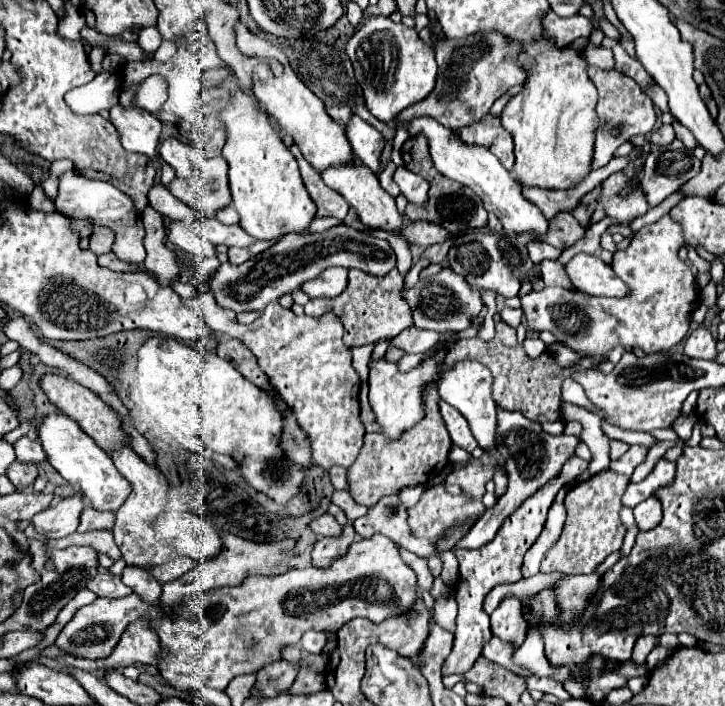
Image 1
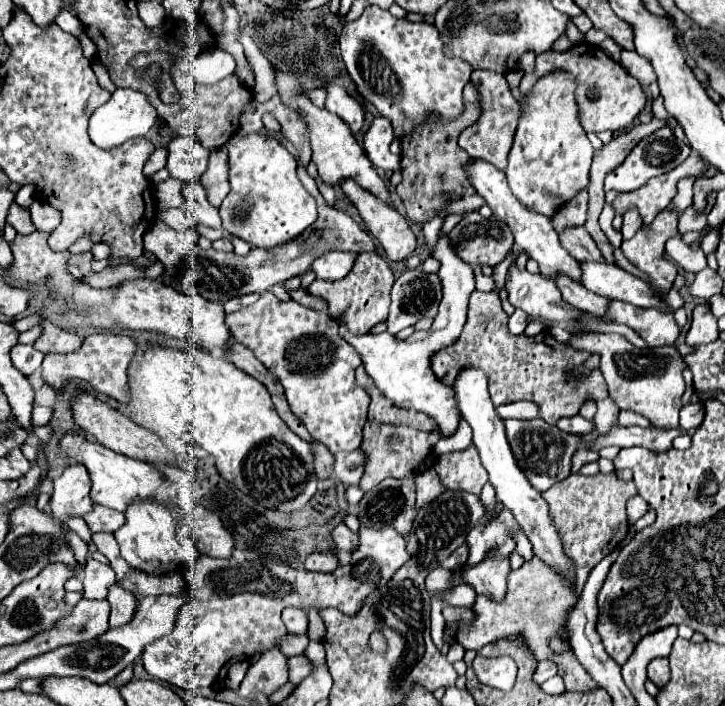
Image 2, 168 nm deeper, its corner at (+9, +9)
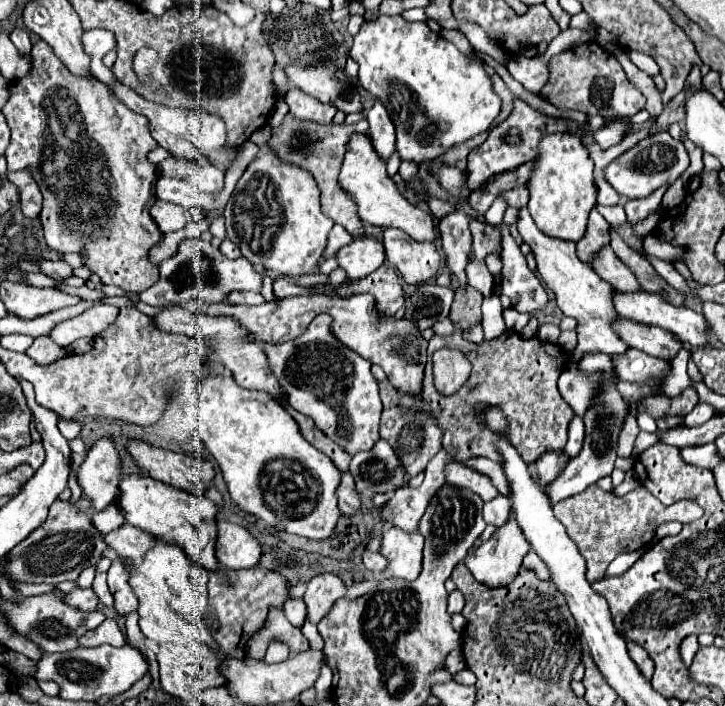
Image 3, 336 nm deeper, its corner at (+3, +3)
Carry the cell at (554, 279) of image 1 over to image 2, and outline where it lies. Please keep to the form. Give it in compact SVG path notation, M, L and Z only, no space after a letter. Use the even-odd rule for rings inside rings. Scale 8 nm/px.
M556 274L554 276L554 284L558 286L558 290L562 292L562 298L572 304L574 308L592 312L594 316L600 316L600 312L604 312L604 304L608 304L608 300L604 300L602 296L596 296L594 292L586 290L580 282L568 278L566 274Z

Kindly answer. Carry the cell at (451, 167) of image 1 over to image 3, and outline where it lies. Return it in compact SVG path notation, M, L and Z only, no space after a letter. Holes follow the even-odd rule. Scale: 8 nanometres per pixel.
M520 208L520 220L516 224L518 224L518 232L520 232L522 240L536 254L538 272L546 280L548 288L556 294L558 308L566 316L572 316L578 322L578 326L576 326L578 346L572 352L562 354L566 358L566 362L578 362L590 350L602 350L606 354L624 354L630 346L612 328L614 318L618 318L618 312L616 312L614 302L612 302L614 288L606 280L602 280L590 266L586 266L584 262L578 260L574 242L572 244L570 242L558 242L556 238L542 234L534 226L534 220L532 220L532 216L526 208Z

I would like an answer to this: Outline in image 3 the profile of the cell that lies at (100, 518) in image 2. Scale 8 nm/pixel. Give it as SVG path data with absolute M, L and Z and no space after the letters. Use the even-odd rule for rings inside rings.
M126 524L122 530L114 530L114 534L106 534L106 544L118 552L122 558L130 558L134 564L140 564L144 554L156 544L156 540L144 530Z

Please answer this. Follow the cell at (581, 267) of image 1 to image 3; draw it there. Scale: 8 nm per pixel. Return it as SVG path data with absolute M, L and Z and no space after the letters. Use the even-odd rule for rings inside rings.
M616 292L614 294L614 306L616 306L616 310L618 310L618 314L622 318L630 318L630 320L634 320L638 324L664 328L664 330L672 332L674 336L678 336L682 342L688 342L694 350L698 350L700 346L708 344L708 322L706 322L706 318L700 312L694 312L692 308L672 306L660 294L650 294L650 292L622 294L622 292Z

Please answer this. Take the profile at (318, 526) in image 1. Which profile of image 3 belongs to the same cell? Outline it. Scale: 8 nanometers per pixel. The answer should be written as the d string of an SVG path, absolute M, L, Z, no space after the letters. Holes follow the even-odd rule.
M366 550L364 552L364 566L368 570L372 570L372 572L382 572L388 566L388 560L382 554L376 554L376 552Z

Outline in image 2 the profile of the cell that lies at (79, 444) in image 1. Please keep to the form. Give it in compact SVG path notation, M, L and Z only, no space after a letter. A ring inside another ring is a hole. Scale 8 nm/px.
M66 432L60 438L60 452L74 464L82 464L88 470L88 476L92 480L90 500L94 504L102 504L106 508L122 512L128 500L156 498L158 502L166 502L176 496L176 488L170 482L166 482L152 464L116 454L98 442L90 442L84 432Z

